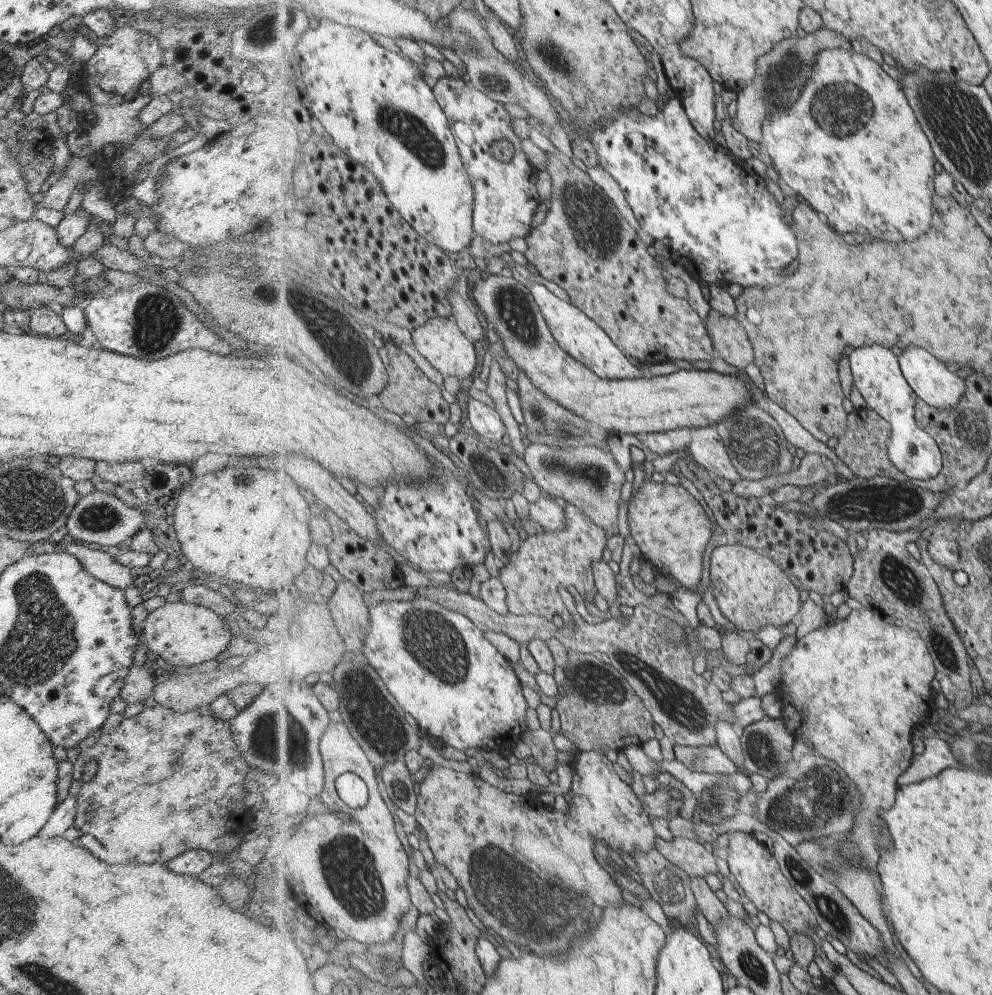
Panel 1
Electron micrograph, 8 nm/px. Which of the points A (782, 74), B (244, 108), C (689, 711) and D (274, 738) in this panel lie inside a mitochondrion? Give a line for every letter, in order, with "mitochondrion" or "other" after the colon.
A: mitochondrion
B: other
C: mitochondrion
D: mitochondrion

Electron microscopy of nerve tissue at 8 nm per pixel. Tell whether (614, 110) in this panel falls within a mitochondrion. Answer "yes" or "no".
no

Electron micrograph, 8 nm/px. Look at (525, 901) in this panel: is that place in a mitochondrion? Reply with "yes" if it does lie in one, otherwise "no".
yes

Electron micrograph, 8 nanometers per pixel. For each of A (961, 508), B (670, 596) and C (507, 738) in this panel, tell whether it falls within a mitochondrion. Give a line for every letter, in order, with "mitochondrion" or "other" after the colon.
A: other
B: other
C: other

